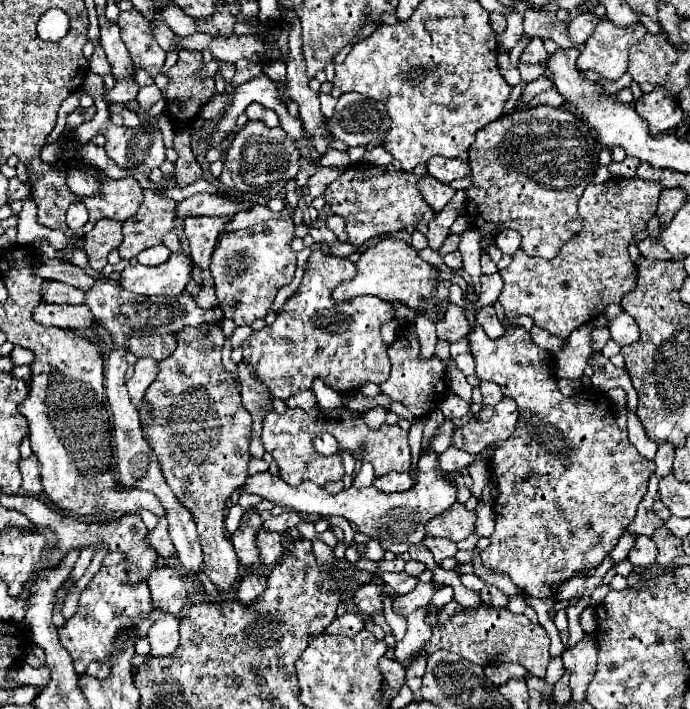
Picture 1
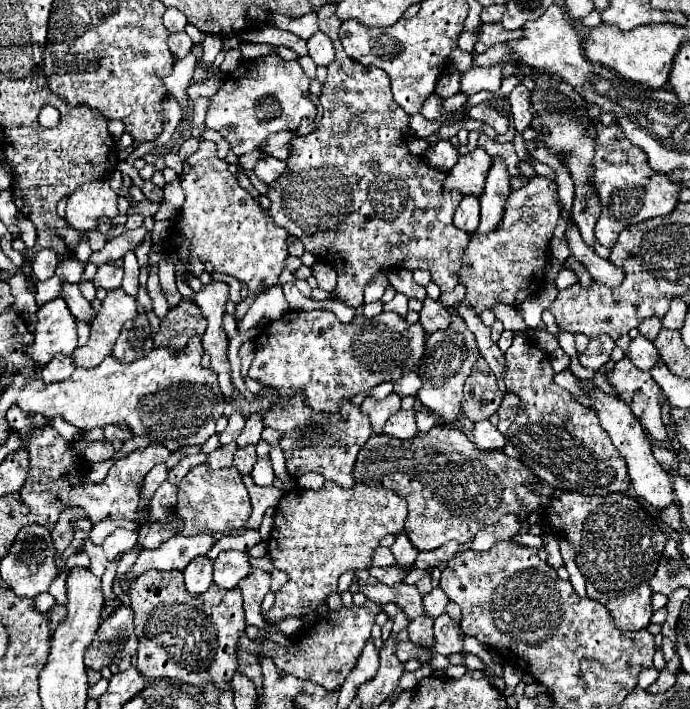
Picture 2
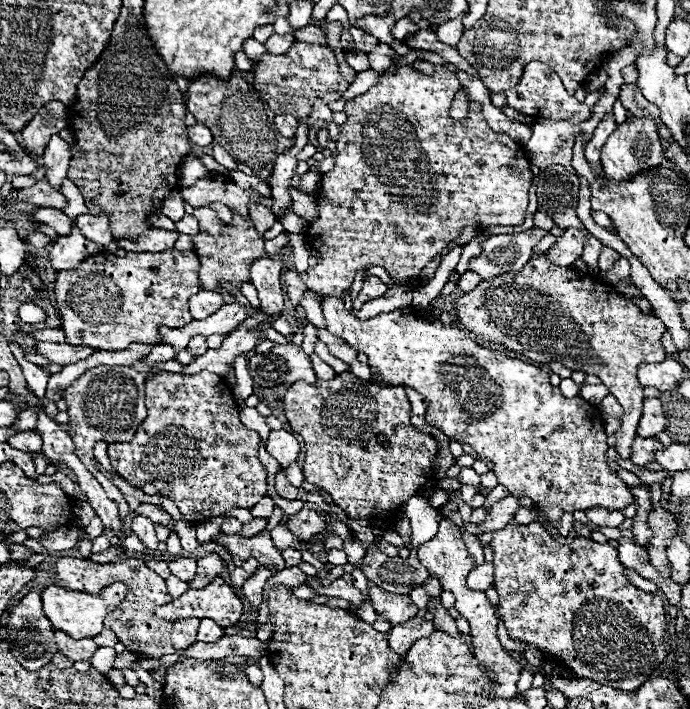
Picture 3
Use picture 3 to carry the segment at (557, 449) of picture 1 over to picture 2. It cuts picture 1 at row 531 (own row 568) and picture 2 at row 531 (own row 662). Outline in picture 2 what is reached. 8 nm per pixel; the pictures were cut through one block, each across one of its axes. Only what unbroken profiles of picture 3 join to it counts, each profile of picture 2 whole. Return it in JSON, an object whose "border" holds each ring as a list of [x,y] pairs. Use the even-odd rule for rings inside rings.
{"border":[[[562,492],[562,496],[554,500],[554,506],[550,506],[550,510],[544,512],[544,518],[550,526],[556,526],[560,532],[564,532],[566,540],[574,546],[576,564],[586,578],[588,596],[608,608],[616,628],[630,630],[630,632],[648,628],[652,616],[652,604],[650,604],[652,590],[648,582],[658,568],[658,560],[668,540],[666,534],[660,530],[658,522],[650,516],[650,512],[636,498],[630,498],[626,494],[584,496],[576,492]]]}

